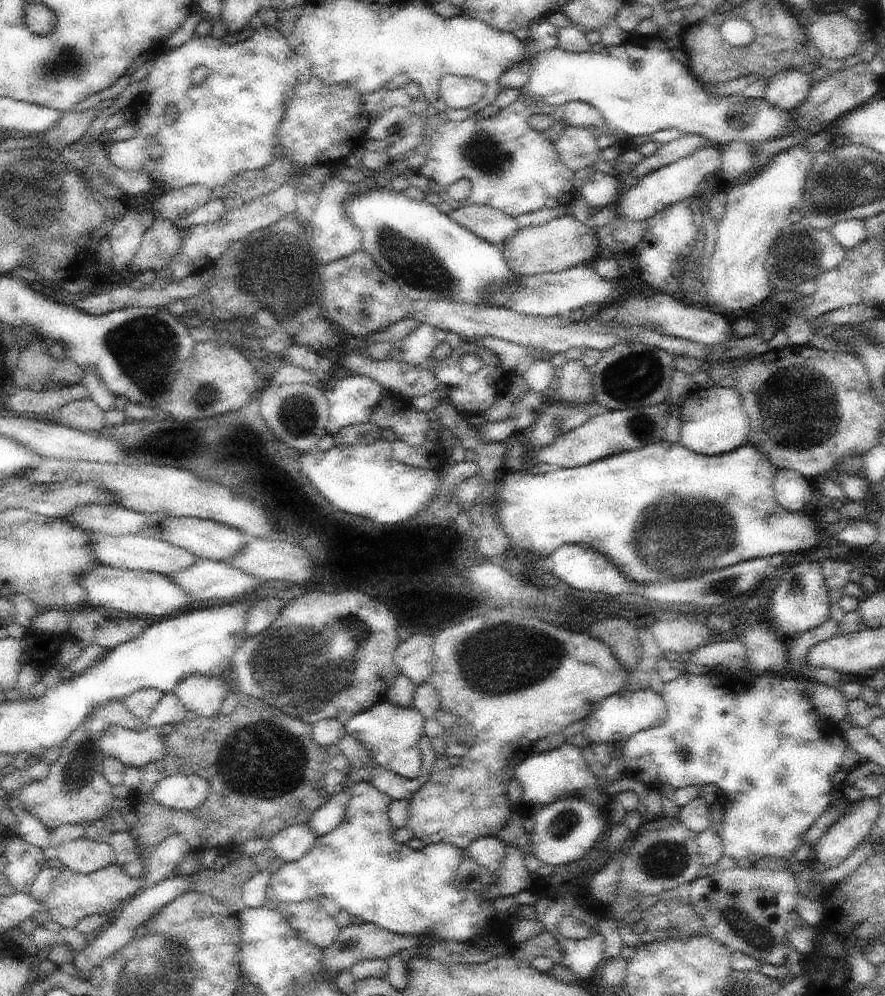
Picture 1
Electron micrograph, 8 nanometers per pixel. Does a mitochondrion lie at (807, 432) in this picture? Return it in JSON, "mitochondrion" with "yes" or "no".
{"mitochondrion":"yes"}

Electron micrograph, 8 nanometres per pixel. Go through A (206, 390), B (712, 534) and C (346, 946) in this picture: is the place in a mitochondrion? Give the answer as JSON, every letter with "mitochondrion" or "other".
{"A":"mitochondrion","B":"mitochondrion","C":"mitochondrion"}

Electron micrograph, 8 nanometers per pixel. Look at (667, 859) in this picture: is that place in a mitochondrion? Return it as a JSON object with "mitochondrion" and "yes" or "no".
{"mitochondrion":"yes"}

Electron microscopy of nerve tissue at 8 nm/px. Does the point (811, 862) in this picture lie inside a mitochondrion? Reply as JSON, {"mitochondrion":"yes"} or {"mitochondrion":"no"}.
{"mitochondrion":"no"}

